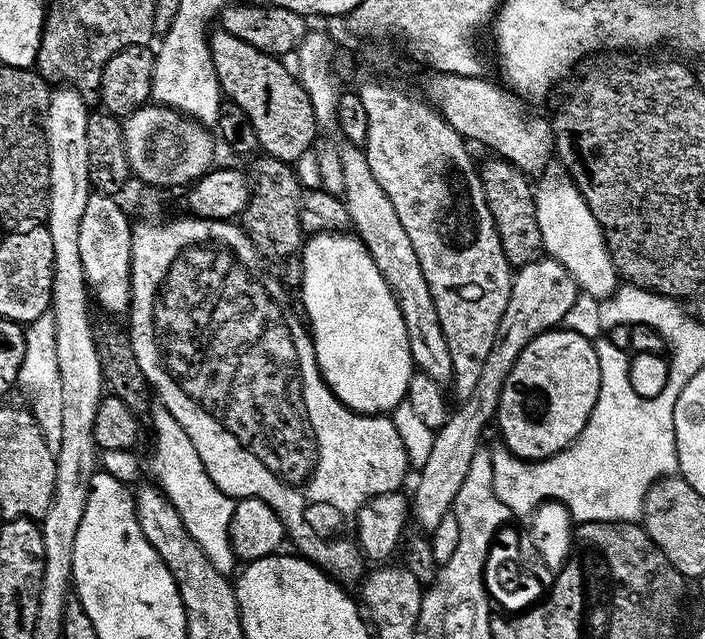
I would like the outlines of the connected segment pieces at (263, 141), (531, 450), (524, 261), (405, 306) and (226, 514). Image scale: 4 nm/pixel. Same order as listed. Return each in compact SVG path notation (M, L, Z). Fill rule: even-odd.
M213 31L210 44L216 50L224 48L214 56L221 93L246 114L250 126L254 126L254 134L258 134L260 148L269 156L289 162L310 151L318 127L314 106L310 106L310 98L300 85L297 73L293 69L291 72L281 57L244 44L242 38L234 38L234 34L229 32Z
M567 330L544 332L534 338L526 350L522 350L518 362L514 362L510 370L510 378L506 378L506 386L502 386L502 398L498 402L494 424L500 427L503 447L519 460L545 460L569 448L582 434L594 410L599 385L598 354L591 339Z
M499 158L490 159L492 160L479 165L482 190L490 206L490 218L494 218L496 233L502 242L502 254L506 254L508 263L513 269L521 268L541 259L544 252L542 230L538 230L536 217L534 184L522 169L516 168L510 161Z
M345 143L343 147L339 149L345 186L342 198L347 206L349 223L367 246L368 253L374 258L375 265L386 278L387 284L391 286L399 302L403 321L406 322L413 365L419 371L430 375L434 382L447 387L455 379L450 348L446 343L446 336L442 333L433 295L430 294L430 288L425 275L422 274L421 264L414 253L409 235L403 230L393 203L378 186L369 168L367 153L355 144Z
M159 400L153 401L150 408L152 414L152 424L160 436L158 444L158 462L152 466L160 490L167 496L175 509L178 510L179 517L182 518L183 525L187 532L206 554L219 573L231 575L234 566L238 561L233 554L232 544L229 541L230 520L233 517L235 499L218 490L213 479L206 474L206 468L198 456L197 448L190 441L189 435L178 425L164 403Z

